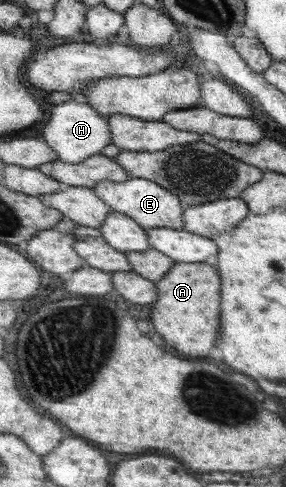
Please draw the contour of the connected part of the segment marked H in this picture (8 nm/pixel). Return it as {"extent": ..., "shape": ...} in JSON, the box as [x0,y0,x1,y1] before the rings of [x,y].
{"extent":[42,100,113,164],"shape":[[[74,100],[55,105],[42,131],[43,140],[51,145],[59,159],[67,164],[79,164],[85,159],[99,155],[113,139],[107,116],[101,116],[92,105]]]}

